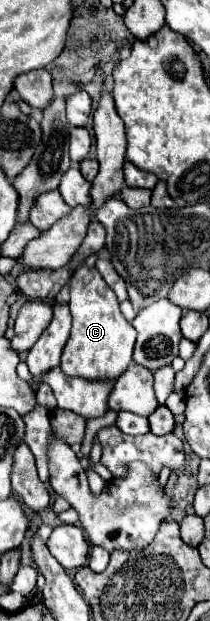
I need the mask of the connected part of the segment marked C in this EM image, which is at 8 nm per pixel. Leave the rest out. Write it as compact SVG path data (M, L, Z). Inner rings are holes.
M78 267L74 271L70 279L70 313L72 333L62 351L60 369L70 377L82 377L88 381L116 381L132 363L136 331L120 313L114 291L110 291L96 269Z

